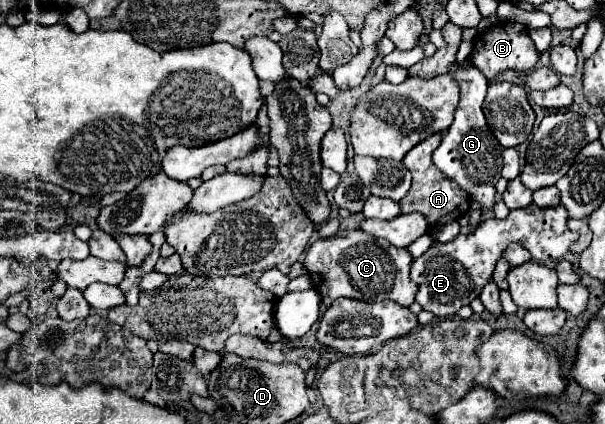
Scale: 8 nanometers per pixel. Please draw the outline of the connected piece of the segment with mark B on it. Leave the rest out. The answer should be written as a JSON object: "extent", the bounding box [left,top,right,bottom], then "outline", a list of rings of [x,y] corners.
{"extent":[469,22,539,80],"outline":[[[503,22],[503,24],[497,24],[497,26],[481,32],[475,38],[469,60],[473,62],[473,66],[477,66],[487,76],[487,80],[491,80],[495,74],[499,74],[503,70],[515,70],[515,72],[533,70],[533,66],[539,60],[539,52],[527,34],[527,26],[515,24],[515,22]]]}

